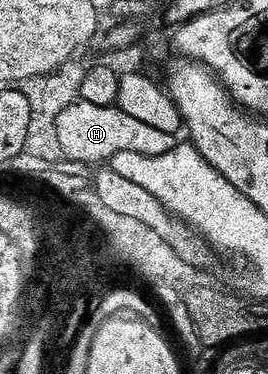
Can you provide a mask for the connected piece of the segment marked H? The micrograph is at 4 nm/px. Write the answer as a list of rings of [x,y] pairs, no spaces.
[[[82,99],[70,105],[58,116],[55,129],[61,143],[62,154],[77,163],[97,163],[96,165],[99,165],[116,157],[121,151],[127,150],[135,151],[146,157],[160,157],[179,146],[177,135],[154,129],[139,119],[130,117],[115,105],[109,108],[97,107],[96,104]]]

